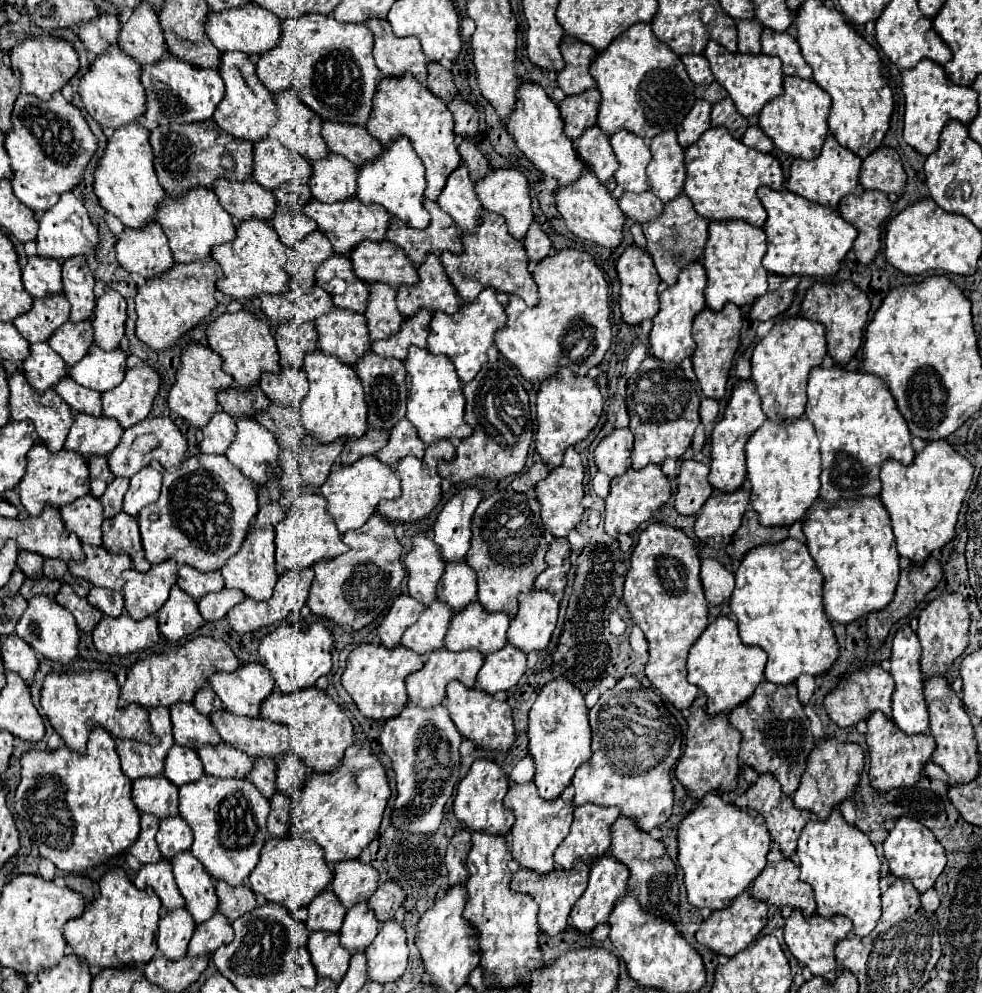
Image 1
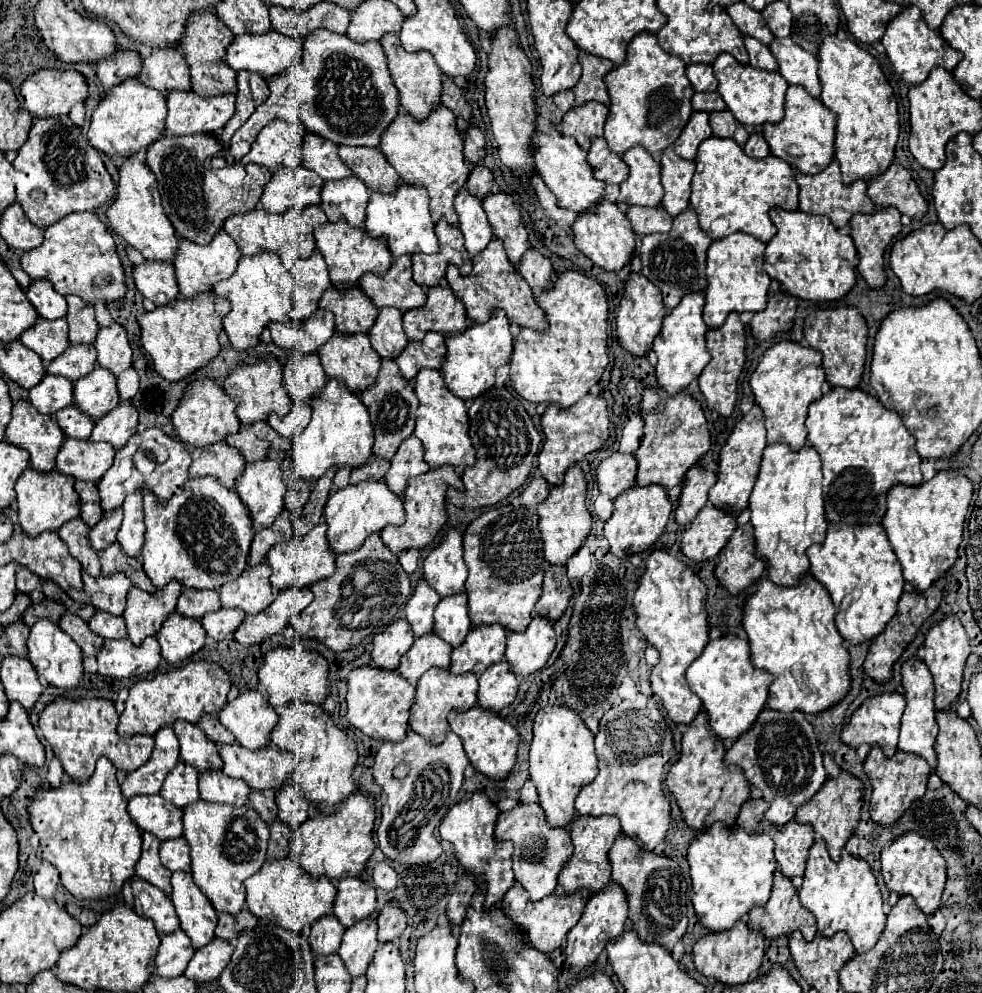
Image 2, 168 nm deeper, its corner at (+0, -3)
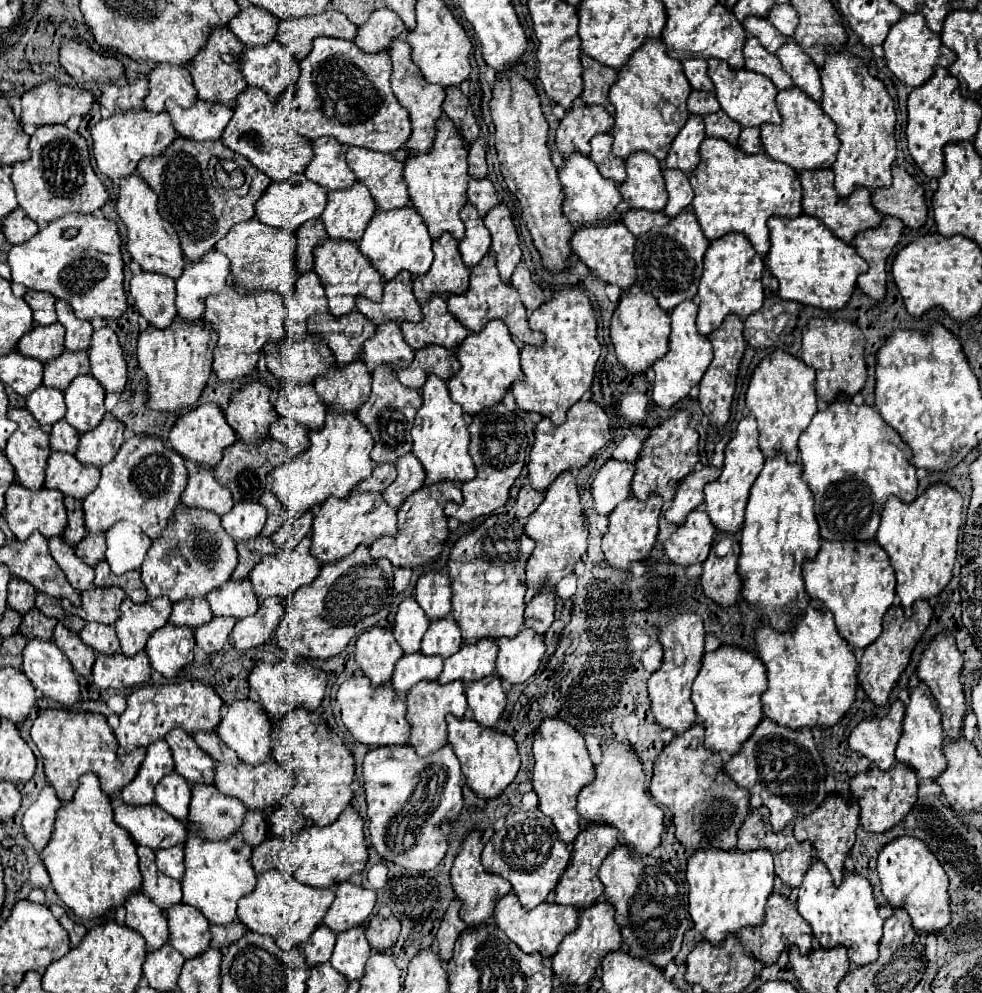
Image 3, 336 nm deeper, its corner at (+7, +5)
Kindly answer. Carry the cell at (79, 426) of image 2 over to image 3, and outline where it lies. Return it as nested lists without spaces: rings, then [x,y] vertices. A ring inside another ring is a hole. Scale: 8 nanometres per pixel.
[[[59,420],[51,426],[51,450],[61,450],[61,452],[75,452],[77,442],[79,442],[79,432],[75,432],[65,420]]]

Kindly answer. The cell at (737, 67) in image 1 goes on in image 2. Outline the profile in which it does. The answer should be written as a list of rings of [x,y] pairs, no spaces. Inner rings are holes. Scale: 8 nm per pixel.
[[[720,54],[712,66],[714,76],[718,80],[718,92],[740,124],[744,126],[758,126],[766,122],[776,124],[784,118],[784,94],[788,90],[788,82],[780,74],[772,74],[752,66],[740,66],[730,54]]]

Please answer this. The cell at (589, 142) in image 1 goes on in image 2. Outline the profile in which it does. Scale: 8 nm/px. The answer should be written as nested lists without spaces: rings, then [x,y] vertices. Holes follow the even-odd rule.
[[[604,138],[592,140],[590,152],[588,152],[588,162],[594,168],[594,176],[606,184],[620,186],[628,178],[628,168],[624,164],[624,160],[618,154],[610,152]]]

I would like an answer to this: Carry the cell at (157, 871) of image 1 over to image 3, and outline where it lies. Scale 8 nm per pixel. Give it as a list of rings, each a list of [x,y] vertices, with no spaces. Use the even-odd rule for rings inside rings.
[[[143,890],[133,892],[125,900],[125,910],[127,910],[125,924],[145,938],[149,952],[161,948],[169,940],[165,912],[161,908],[155,908],[155,904],[147,900]]]

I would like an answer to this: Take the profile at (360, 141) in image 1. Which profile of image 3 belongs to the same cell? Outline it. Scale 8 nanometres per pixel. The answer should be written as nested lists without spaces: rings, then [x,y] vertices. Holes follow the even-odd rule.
[[[347,148],[349,168],[361,180],[381,210],[401,208],[409,204],[407,186],[403,182],[403,164],[393,154],[371,152],[367,148]]]

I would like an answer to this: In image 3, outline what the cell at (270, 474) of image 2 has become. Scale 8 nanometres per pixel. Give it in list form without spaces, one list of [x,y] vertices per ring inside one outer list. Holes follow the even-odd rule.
[[[239,502],[223,516],[223,528],[237,540],[255,538],[267,520],[267,508],[261,502]]]

